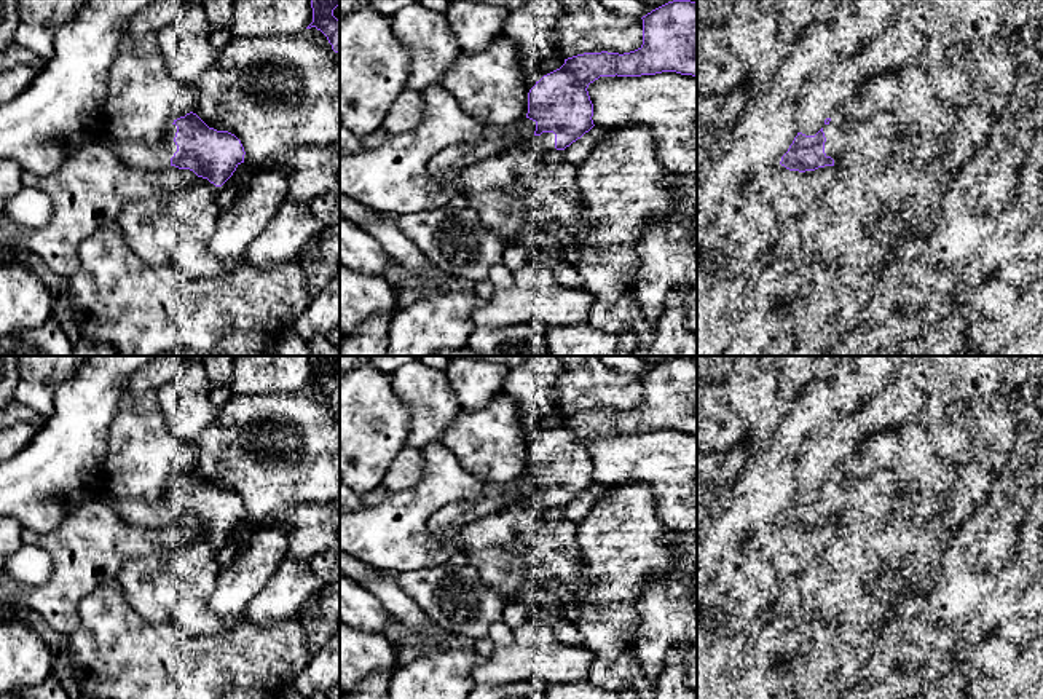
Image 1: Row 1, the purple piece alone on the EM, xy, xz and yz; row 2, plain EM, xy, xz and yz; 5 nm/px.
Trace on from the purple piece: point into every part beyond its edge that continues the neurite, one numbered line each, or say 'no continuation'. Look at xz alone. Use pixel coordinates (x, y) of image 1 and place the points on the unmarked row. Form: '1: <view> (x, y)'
1: xz (546, 498)

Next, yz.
1: yz (868, 498)

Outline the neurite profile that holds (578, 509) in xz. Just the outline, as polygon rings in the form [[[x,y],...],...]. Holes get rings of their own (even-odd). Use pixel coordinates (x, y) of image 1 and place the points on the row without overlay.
[[[593,484],[581,496],[563,507],[565,519],[574,522],[579,527],[604,490],[606,488],[603,485]]]

